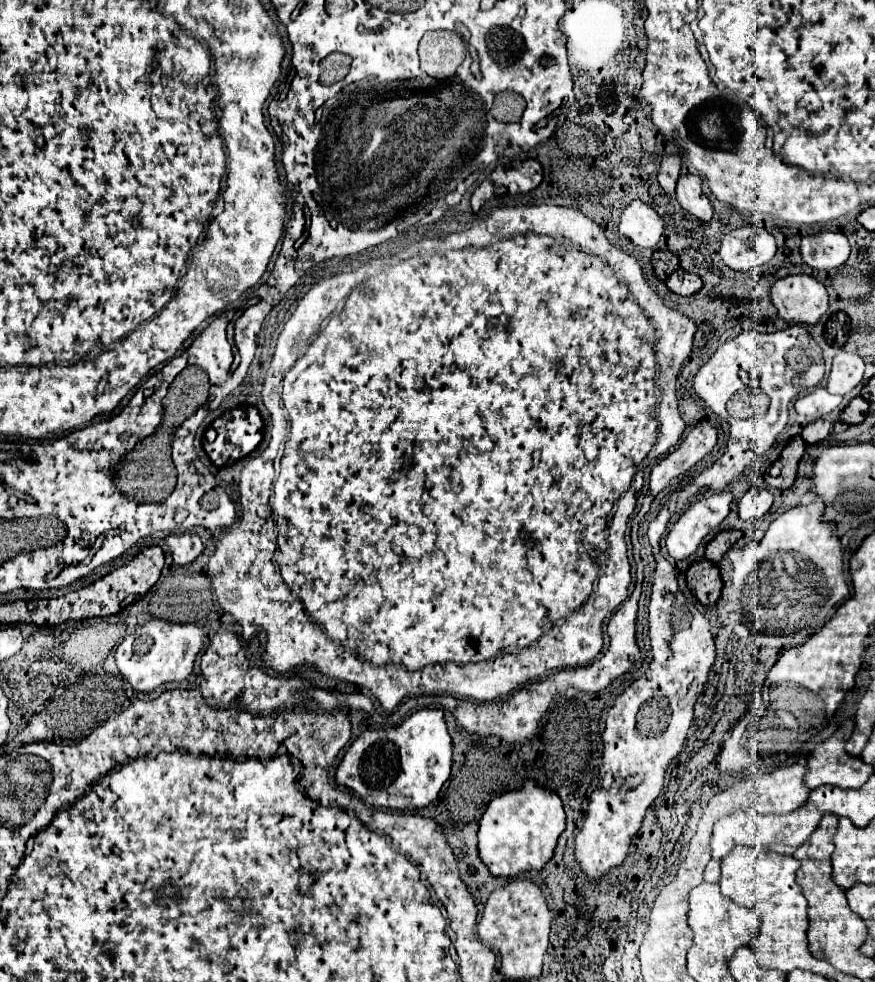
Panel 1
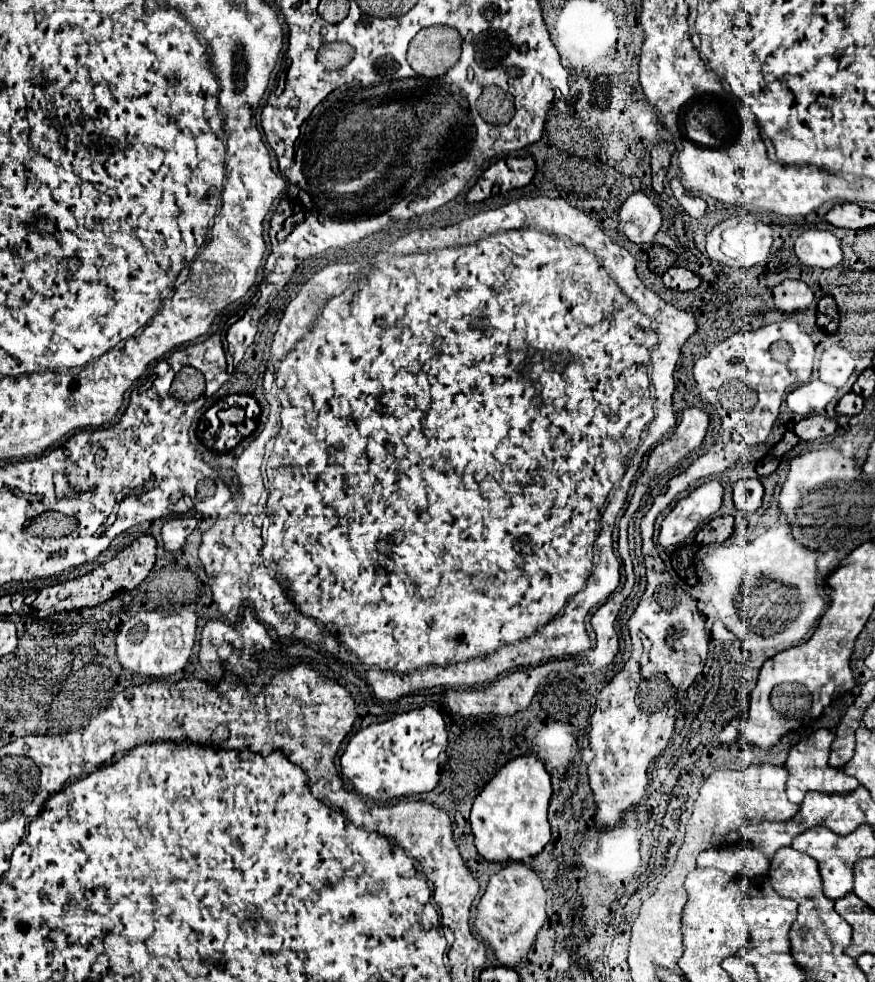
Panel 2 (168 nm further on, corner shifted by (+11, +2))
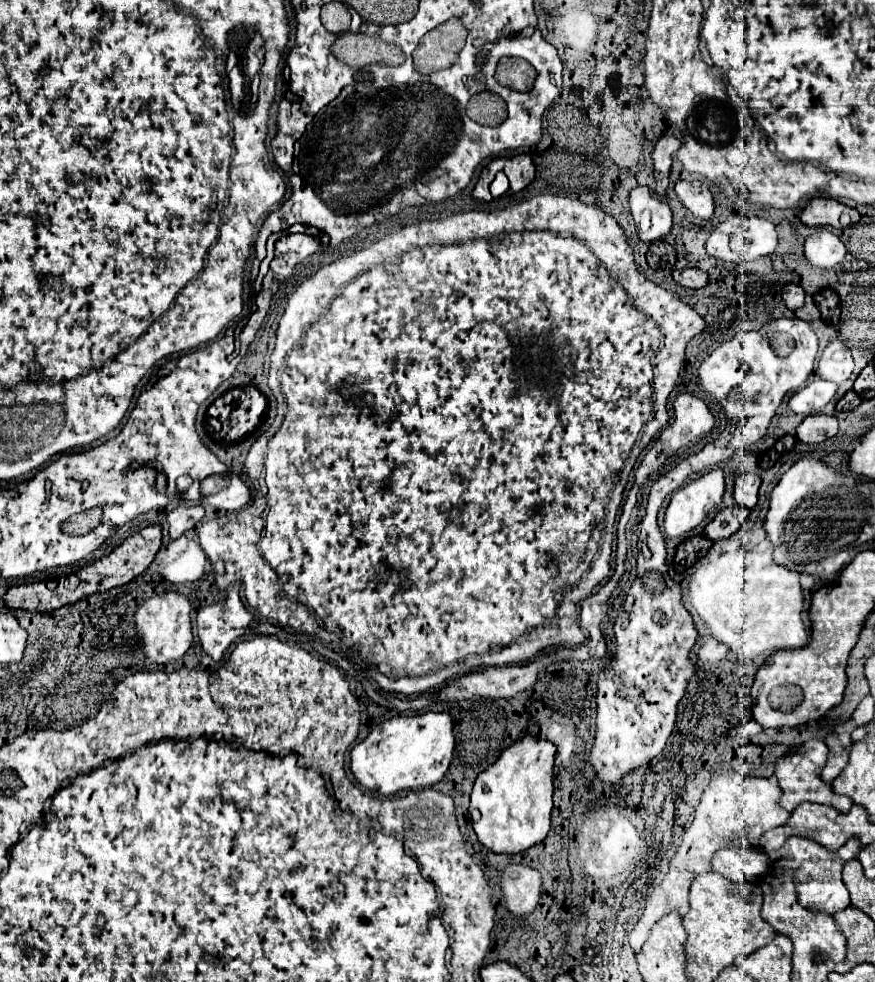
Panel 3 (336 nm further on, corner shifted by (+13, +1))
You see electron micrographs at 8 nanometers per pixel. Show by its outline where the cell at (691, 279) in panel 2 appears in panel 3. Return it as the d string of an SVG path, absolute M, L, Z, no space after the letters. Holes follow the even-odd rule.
M681 269L681 271L673 271L673 279L683 285L683 287L691 287L691 289L699 289L707 285L707 275L699 269Z

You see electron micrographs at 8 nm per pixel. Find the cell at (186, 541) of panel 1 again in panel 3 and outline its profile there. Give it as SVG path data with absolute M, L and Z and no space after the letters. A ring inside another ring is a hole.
M191 505L189 509L173 509L169 515L167 515L167 521L169 521L169 537L171 539L179 539L185 531L193 529L205 515L205 509L199 507L199 505Z

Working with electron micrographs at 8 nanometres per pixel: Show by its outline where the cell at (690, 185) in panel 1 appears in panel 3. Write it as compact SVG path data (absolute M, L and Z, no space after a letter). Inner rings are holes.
M677 181L675 193L681 203L693 213L693 217L709 219L713 215L713 195L709 189L699 181Z

